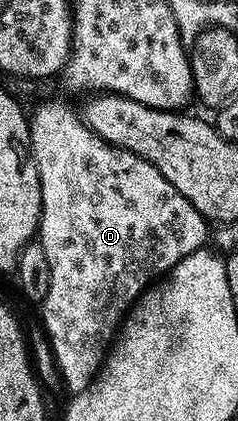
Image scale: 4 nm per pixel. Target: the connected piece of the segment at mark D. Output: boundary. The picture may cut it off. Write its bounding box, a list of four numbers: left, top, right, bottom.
[27,102,211,395]

